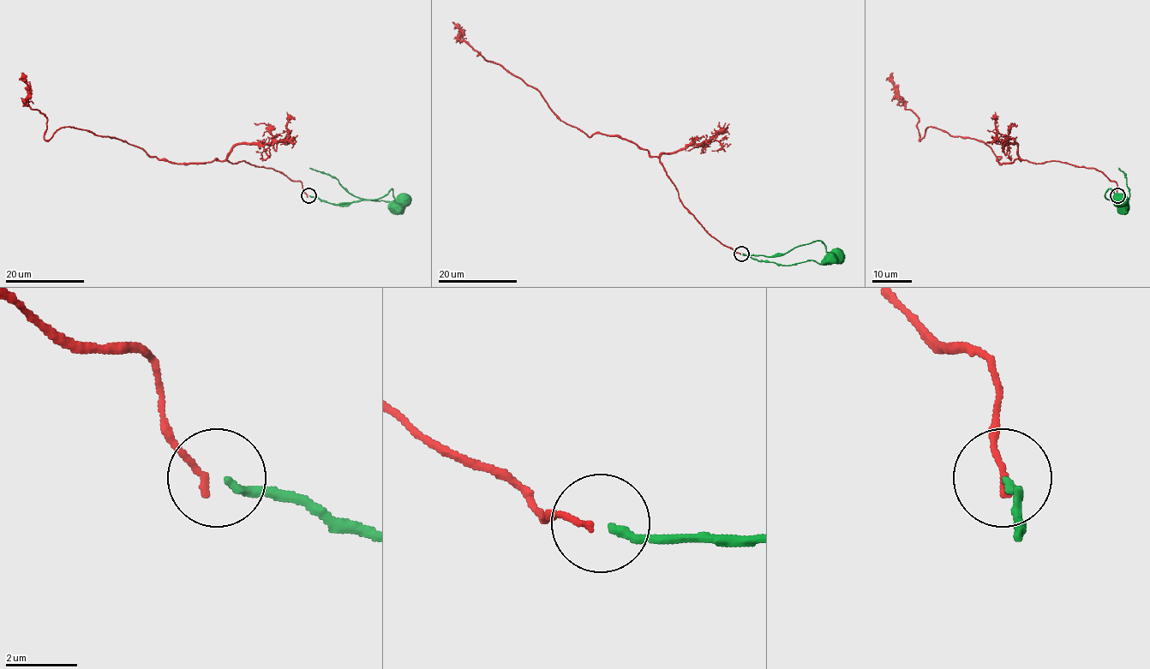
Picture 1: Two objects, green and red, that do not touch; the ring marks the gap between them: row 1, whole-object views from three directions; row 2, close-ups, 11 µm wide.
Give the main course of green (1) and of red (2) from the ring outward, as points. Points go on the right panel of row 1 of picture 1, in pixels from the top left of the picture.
1: (1117, 195), (1120, 204), (1108, 200), (1105, 192), (1111, 189), (1117, 198), (1124, 197), (1121, 198)
2: (1117, 195), (1097, 170), (1001, 164), (986, 145), (930, 127), (919, 140), (892, 72)

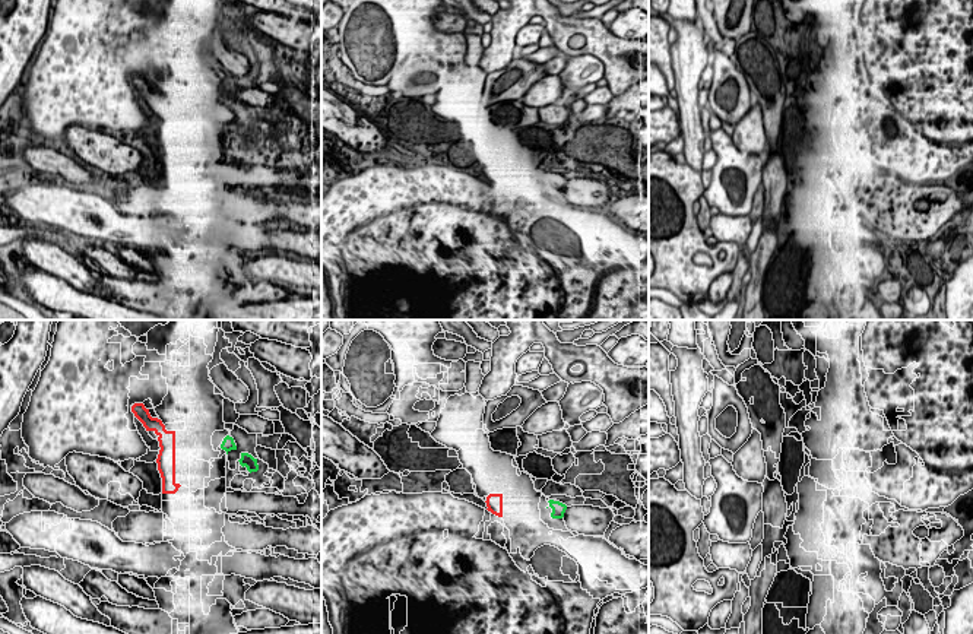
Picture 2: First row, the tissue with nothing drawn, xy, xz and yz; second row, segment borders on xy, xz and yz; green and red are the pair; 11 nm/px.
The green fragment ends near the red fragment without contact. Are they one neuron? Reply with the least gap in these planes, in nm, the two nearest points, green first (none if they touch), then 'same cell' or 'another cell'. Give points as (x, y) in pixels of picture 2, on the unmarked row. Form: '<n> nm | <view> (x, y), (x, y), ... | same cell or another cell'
500 nm | xz (547, 180), (501, 180) | same cell

